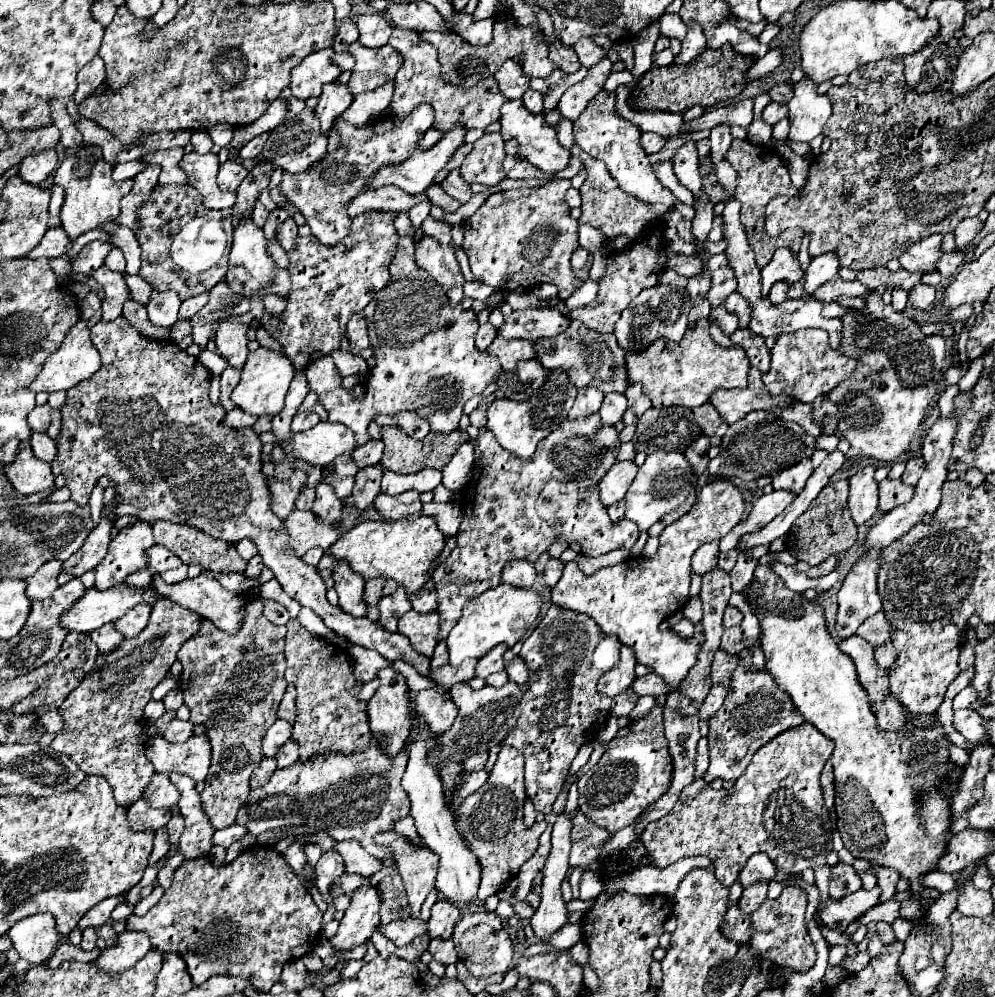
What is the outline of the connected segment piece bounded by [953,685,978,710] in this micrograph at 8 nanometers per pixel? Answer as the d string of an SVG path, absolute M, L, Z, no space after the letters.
M971 685L967 687L971 687L971 693L959 693L953 703L954 710L956 708L969 708L973 702L978 701L978 695L974 687Z

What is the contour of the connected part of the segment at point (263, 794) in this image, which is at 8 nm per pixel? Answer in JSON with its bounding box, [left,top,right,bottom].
[236,740,410,858]

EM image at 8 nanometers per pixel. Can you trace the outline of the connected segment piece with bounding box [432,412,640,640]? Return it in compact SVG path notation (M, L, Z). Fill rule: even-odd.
M598 412L576 420L564 420L558 430L538 444L530 460L520 460L506 452L492 432L480 428L474 445L474 474L460 498L464 518L456 534L458 542L446 562L432 574L438 590L440 640L444 640L460 620L460 610L470 598L476 598L502 582L502 568L510 560L536 562L554 542L578 542L586 556L600 556L620 548L630 550L636 544L640 532L634 522L612 522L606 514L606 506L598 500L596 484L616 462L618 448L620 440L616 428L602 424ZM554 476L578 476L572 482L580 488L580 504L566 524L538 524L540 520L534 512L534 504L538 492Z

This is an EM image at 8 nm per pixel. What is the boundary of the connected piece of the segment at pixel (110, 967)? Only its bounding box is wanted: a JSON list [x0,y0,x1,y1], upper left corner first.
[92,932,150,976]

